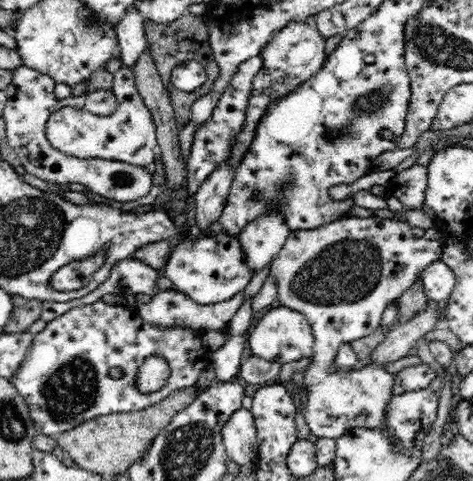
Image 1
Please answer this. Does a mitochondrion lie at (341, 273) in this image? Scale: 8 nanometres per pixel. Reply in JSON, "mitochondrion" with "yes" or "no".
{"mitochondrion":"yes"}

